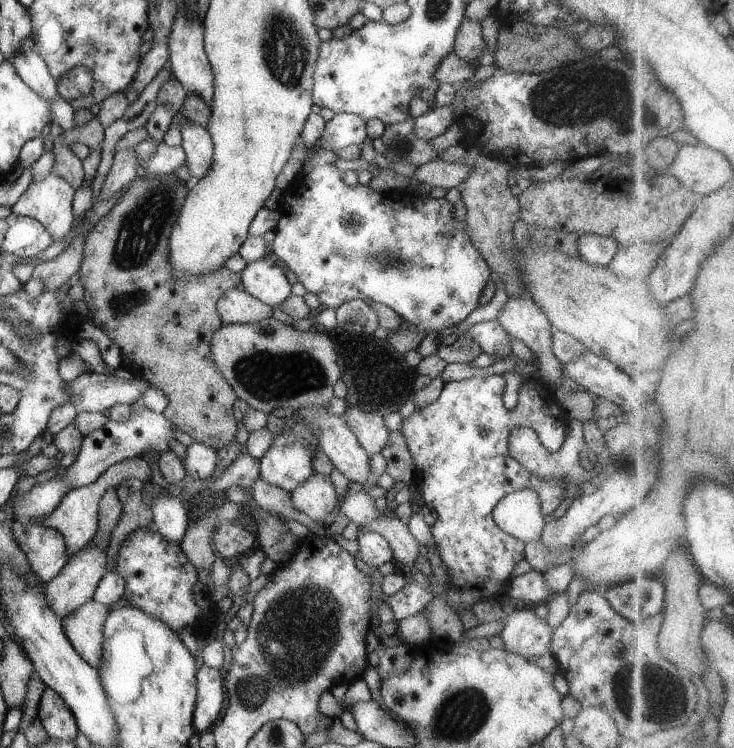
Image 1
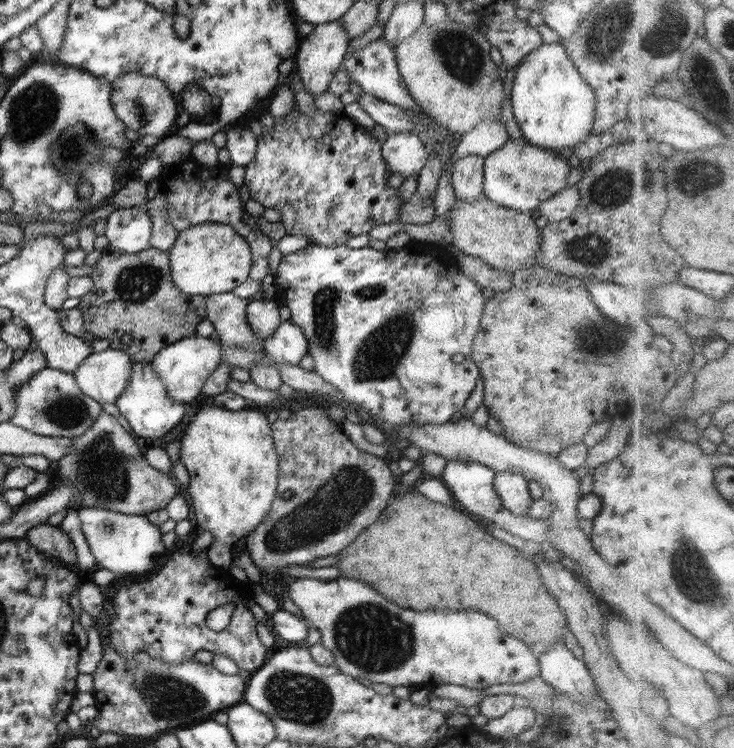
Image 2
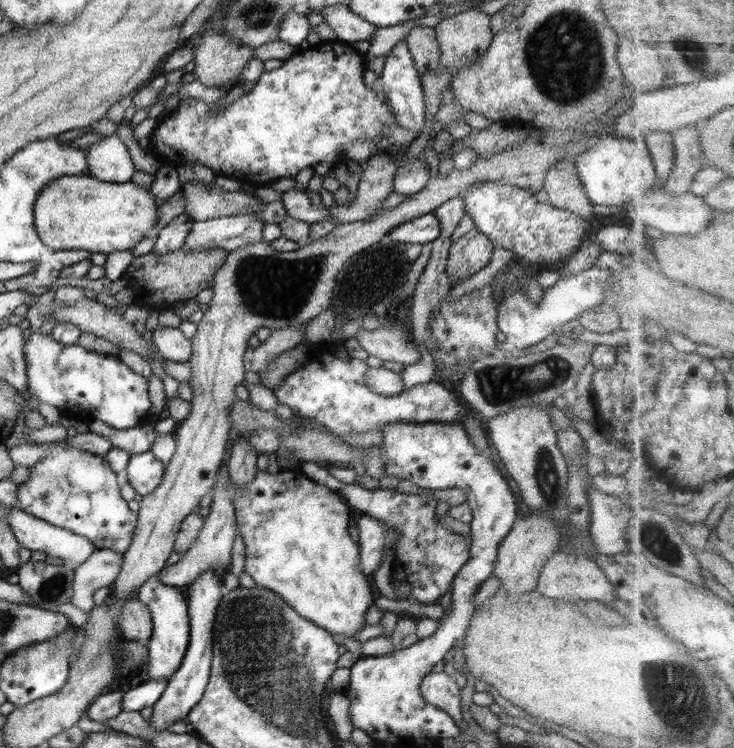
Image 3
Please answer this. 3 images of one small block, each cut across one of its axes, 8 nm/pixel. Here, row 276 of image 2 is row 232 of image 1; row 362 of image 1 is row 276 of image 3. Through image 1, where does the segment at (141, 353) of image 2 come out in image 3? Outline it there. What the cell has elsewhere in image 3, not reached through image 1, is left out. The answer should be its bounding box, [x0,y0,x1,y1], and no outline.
[120,247,226,311]

